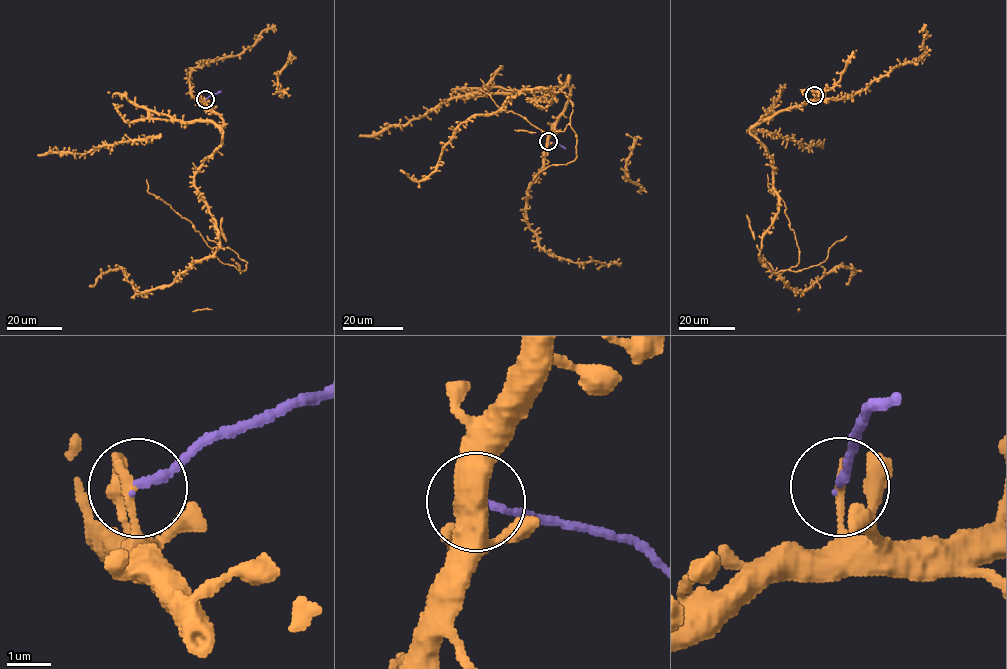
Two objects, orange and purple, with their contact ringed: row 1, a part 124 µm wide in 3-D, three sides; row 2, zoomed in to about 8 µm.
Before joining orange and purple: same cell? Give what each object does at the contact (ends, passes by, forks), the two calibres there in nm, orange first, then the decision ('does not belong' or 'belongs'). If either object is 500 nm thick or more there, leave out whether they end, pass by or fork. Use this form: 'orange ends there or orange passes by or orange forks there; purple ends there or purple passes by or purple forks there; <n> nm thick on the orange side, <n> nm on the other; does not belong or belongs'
orange ends there; purple ends there; 220 nm thick on the orange side, 180 nm on the other; does not belong

